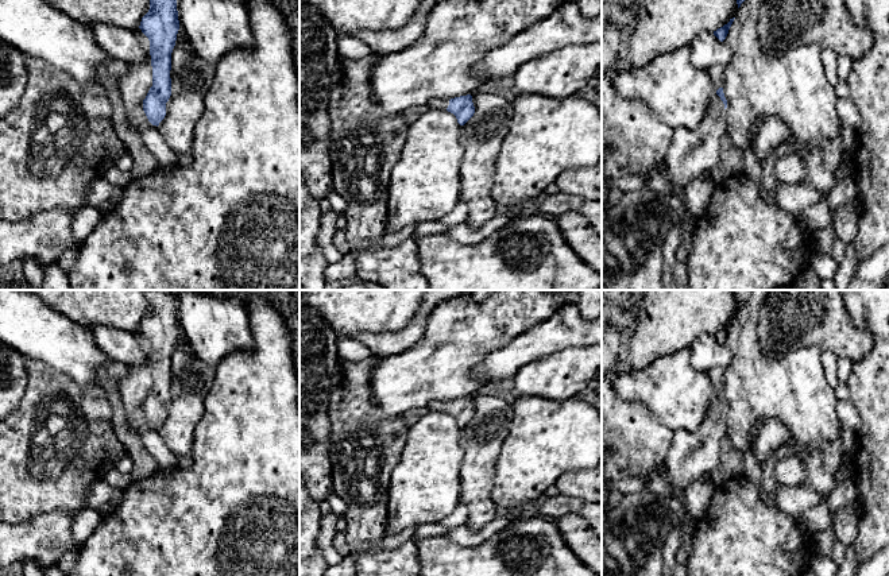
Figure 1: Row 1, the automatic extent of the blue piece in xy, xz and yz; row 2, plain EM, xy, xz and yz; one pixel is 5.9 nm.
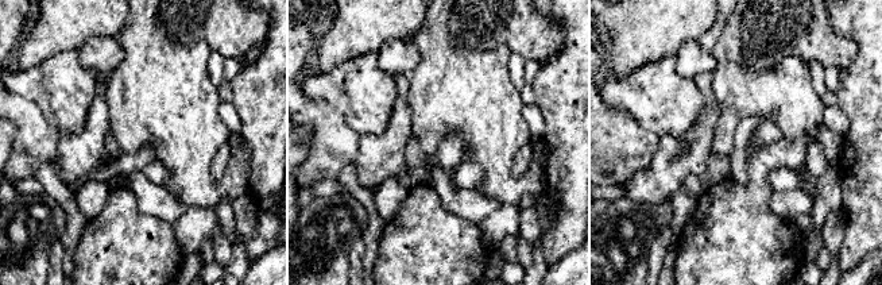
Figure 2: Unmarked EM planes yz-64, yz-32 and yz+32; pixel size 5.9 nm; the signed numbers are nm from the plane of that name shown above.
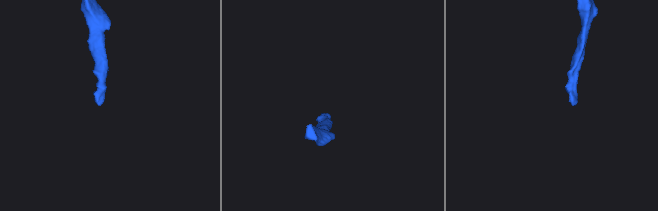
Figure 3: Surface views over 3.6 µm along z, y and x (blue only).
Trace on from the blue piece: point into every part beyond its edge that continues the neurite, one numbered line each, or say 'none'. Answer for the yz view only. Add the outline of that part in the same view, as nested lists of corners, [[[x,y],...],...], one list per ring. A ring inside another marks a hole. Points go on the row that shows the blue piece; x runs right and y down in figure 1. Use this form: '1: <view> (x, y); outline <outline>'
1: yz (695, 151); outline [[[715,93],[712,96],[708,112],[703,121],[695,129],[676,128],[673,129],[672,143],[665,154],[662,171],[653,167],[646,175],[646,190],[669,194],[673,189],[680,186],[685,188],[697,175],[710,173],[719,165],[720,161],[720,142],[727,134],[726,109],[720,97]]]

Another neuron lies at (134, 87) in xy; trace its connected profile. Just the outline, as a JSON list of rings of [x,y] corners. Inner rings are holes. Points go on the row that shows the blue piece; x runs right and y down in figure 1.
[[[139,27],[132,31],[148,57],[146,61],[128,65],[127,74],[120,80],[120,96],[127,111],[127,123],[140,135],[159,167],[174,167],[179,165],[177,154],[166,144],[158,127],[148,121],[143,111],[143,100],[152,86],[150,40]]]

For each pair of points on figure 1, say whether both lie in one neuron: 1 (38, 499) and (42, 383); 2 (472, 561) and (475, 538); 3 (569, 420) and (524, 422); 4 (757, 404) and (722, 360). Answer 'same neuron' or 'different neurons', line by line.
1: same neuron
2: different neurons
3: same neuron
4: different neurons

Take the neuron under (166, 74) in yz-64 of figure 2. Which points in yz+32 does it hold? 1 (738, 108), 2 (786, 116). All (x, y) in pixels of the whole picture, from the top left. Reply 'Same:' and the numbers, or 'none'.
Same: 1, 2

